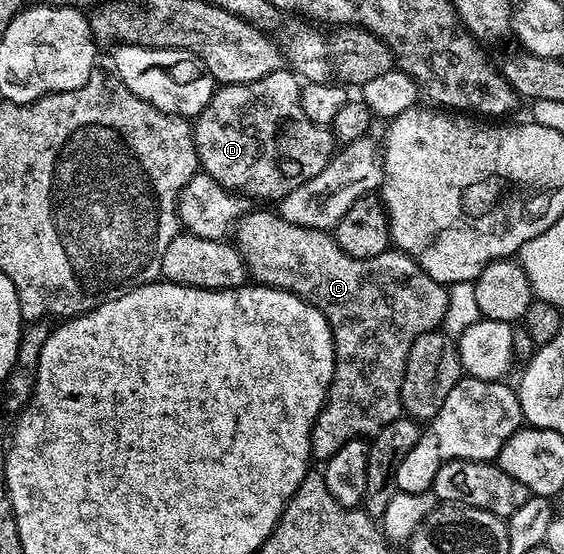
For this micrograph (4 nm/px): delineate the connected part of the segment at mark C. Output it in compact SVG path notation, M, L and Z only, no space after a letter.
M276 210L242 214L235 224L236 235L235 246L245 262L248 278L254 284L277 287L298 295L323 313L333 331L333 380L309 435L312 458L328 461L343 449L343 445L347 445L347 441L377 435L391 425L391 421L402 418L400 389L408 351L421 334L440 328L449 300L446 284L432 279L410 255L396 249L379 253L379 257L351 257L339 249L330 232L291 225L291 221L282 219Z

